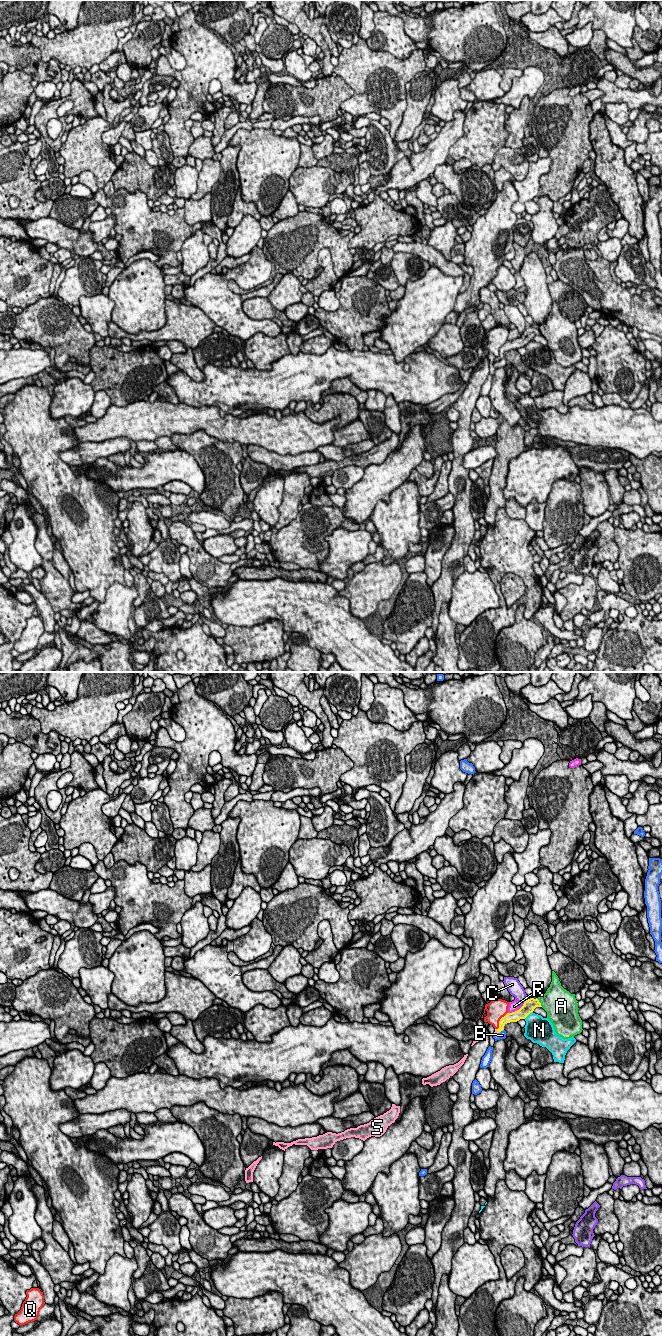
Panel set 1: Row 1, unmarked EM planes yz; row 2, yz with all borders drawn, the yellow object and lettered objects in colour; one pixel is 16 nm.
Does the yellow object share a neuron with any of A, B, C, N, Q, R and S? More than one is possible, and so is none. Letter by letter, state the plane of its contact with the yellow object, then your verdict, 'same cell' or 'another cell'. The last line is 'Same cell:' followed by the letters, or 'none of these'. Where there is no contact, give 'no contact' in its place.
A: yz | another cell
B: yz | another cell
C: yz | another cell
N: yz | another cell
Q: yz | another cell
R: yz | another cell
S: yz | same cell
Same cell: S

